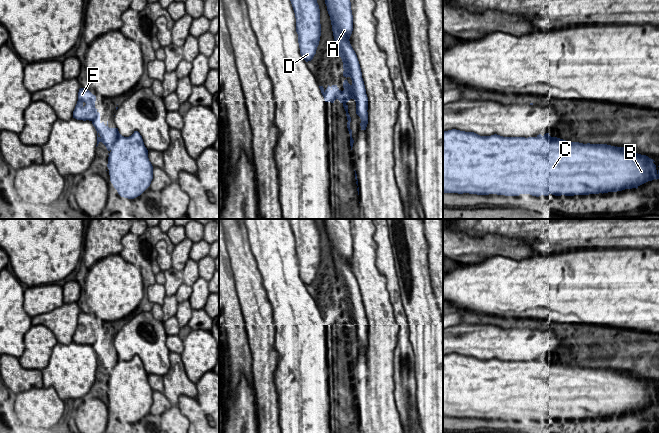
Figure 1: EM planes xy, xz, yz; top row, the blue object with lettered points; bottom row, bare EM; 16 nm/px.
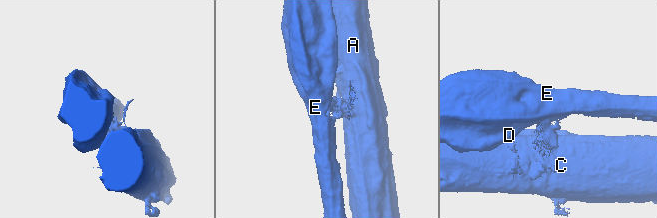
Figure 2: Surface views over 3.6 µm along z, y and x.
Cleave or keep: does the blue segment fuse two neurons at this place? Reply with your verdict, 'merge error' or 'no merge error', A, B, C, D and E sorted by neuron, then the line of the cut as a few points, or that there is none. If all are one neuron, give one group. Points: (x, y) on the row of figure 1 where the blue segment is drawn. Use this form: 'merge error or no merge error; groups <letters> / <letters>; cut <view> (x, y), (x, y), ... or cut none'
merge error; groups A B C / D E; cut xy (123, 136), (114, 143), (111, 150)

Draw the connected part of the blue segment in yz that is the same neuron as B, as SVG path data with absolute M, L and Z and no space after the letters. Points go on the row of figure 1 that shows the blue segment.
M456 129L443 132L443 192L444 193L469 193L477 195L505 195L505 196L519 196L520 194L530 194L539 197L541 195L548 196L549 194L555 196L574 196L574 195L589 195L608 192L617 192L625 189L638 188L640 185L659 179L659 170L656 170L654 160L646 155L641 155L628 150L627 147L615 147L607 144L583 144L579 142L570 142L557 137L553 140L545 137L503 137L497 134L491 136L480 136L474 132L465 132Z

